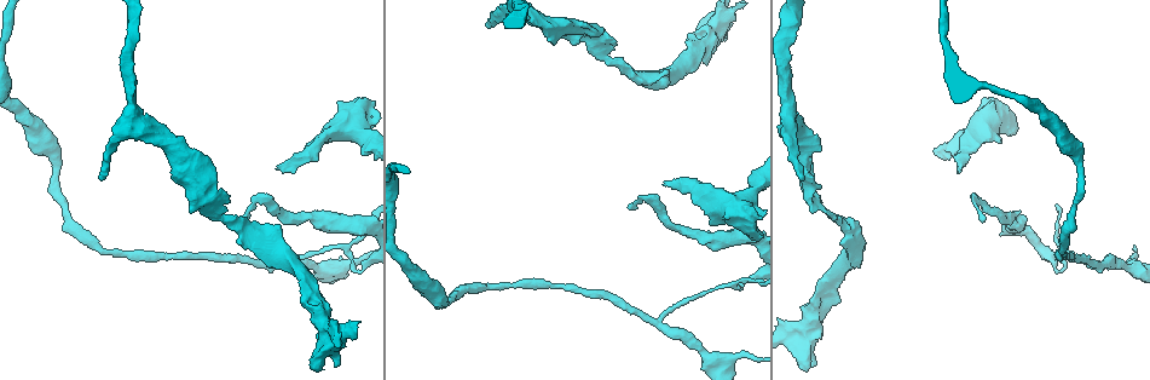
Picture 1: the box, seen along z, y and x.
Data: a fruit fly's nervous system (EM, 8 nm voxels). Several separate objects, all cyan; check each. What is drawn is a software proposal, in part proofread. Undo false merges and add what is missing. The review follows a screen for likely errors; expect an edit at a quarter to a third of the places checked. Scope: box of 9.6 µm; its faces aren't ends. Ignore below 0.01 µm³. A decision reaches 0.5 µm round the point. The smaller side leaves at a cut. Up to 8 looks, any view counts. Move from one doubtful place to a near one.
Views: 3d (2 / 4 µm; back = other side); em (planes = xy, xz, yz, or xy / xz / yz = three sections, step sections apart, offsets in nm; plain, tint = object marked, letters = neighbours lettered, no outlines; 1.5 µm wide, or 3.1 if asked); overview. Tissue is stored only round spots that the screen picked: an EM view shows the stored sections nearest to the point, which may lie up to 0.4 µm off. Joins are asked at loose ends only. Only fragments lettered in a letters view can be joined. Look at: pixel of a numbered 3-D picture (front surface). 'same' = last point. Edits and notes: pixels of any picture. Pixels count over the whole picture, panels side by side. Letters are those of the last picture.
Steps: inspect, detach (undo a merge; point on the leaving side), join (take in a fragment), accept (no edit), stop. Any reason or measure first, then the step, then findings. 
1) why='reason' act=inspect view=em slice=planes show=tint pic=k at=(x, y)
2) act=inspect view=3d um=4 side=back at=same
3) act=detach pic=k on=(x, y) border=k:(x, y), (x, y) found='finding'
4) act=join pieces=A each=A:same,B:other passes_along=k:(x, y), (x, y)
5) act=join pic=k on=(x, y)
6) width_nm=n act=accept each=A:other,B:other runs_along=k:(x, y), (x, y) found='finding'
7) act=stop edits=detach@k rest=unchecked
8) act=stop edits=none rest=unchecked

why='tapers out' act=inspect view=em slice=planes show=tint pic=1 at=(101, 178)

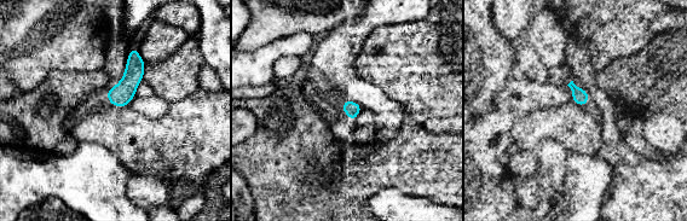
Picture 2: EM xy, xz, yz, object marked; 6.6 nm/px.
why='what lies round it' act=inspect view=em slice=planes show=letters at=same

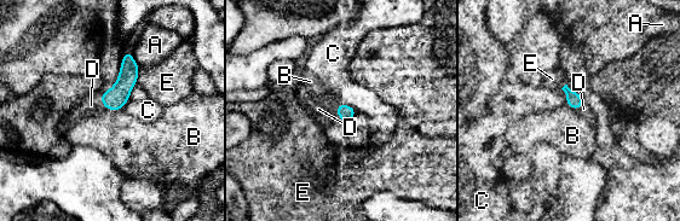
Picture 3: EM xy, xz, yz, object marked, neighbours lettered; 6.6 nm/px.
act=join pieces=D each=A:other,B:other,C:other,D:same,E:other found='the neuron continues'

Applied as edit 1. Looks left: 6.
why='a fork' act=inspect view=em slice=planes show=letters pic=1 at=(627, 69)

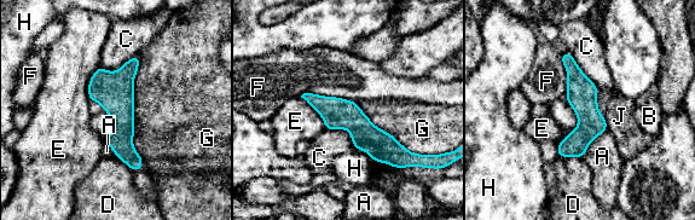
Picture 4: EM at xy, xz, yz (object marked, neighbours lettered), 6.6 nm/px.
width_nm=200 act=accept each=A:other,B:other,C:other,D:other,E:other,F:other,G:other,H:other,J:other found='all the same neuron'

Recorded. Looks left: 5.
why='a narrow waist' act=inspect view=3d um=4 pic=1 at=(170, 256)

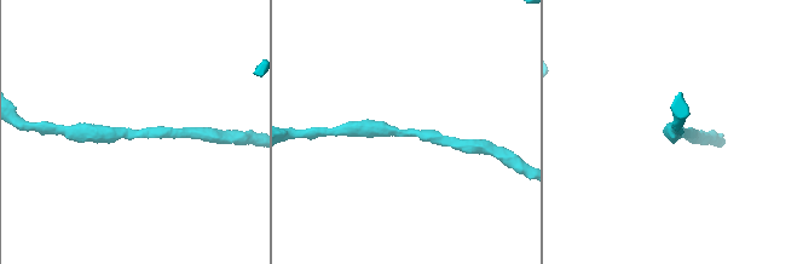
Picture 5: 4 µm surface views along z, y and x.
arm_widths_nm=180,200 act=inspect view=em slice=planes show=plain pic=5 at=(133, 130)

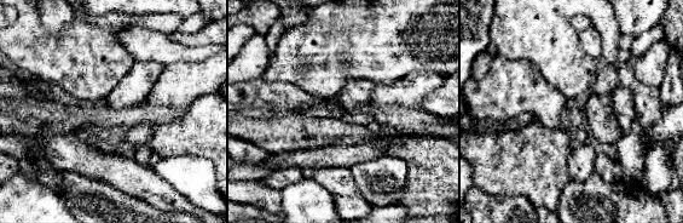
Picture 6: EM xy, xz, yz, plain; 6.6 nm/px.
act=inspect view=em slice=planes show=letters at=same

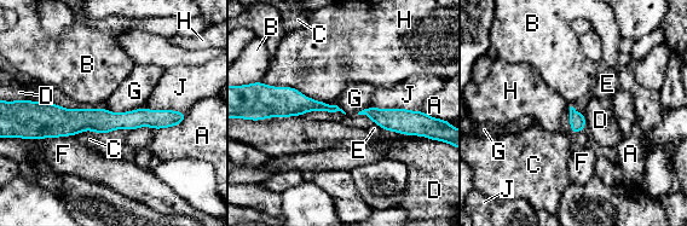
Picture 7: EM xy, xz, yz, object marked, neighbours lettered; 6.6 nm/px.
act=accept each=A:other,B:other,C:other,D:other,E:other,F:other,G:other,H:other,J:other runs_along=7:(39, 105), (53, 120), (183, 115) found='one neuron here'

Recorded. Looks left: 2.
act=stop edits=join@3 rest=unchecked

